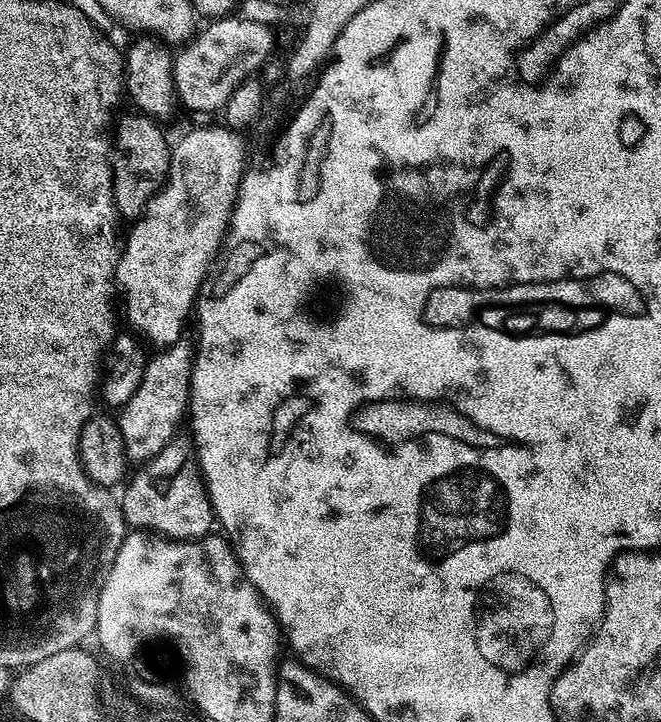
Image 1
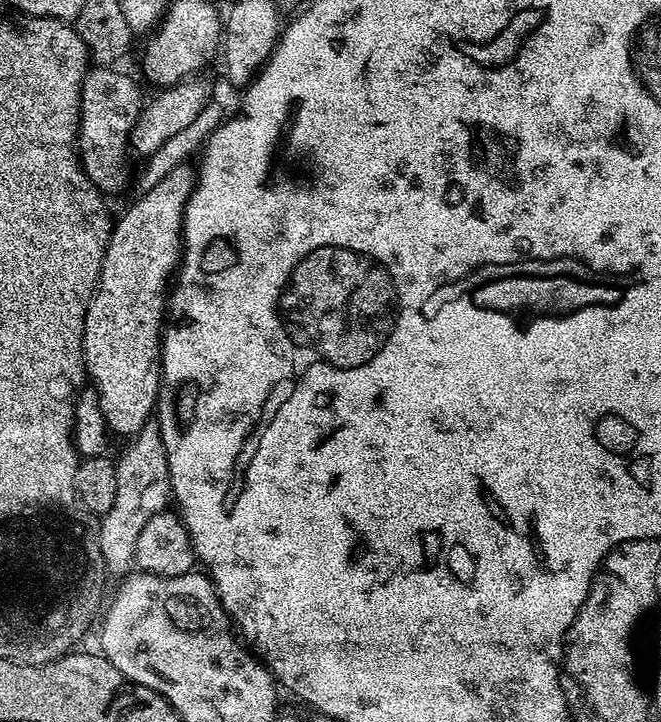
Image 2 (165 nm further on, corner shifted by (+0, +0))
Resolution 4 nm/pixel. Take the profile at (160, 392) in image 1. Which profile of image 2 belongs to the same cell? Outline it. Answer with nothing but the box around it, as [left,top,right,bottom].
[98,422,172,578]

